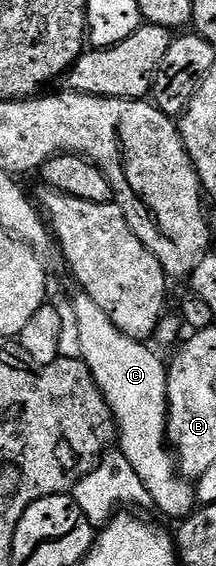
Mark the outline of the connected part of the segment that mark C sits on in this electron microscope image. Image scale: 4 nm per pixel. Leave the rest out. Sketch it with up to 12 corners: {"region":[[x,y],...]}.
{"region":[[72,294],[80,360],[155,509],[195,489],[167,444],[166,362]]}

